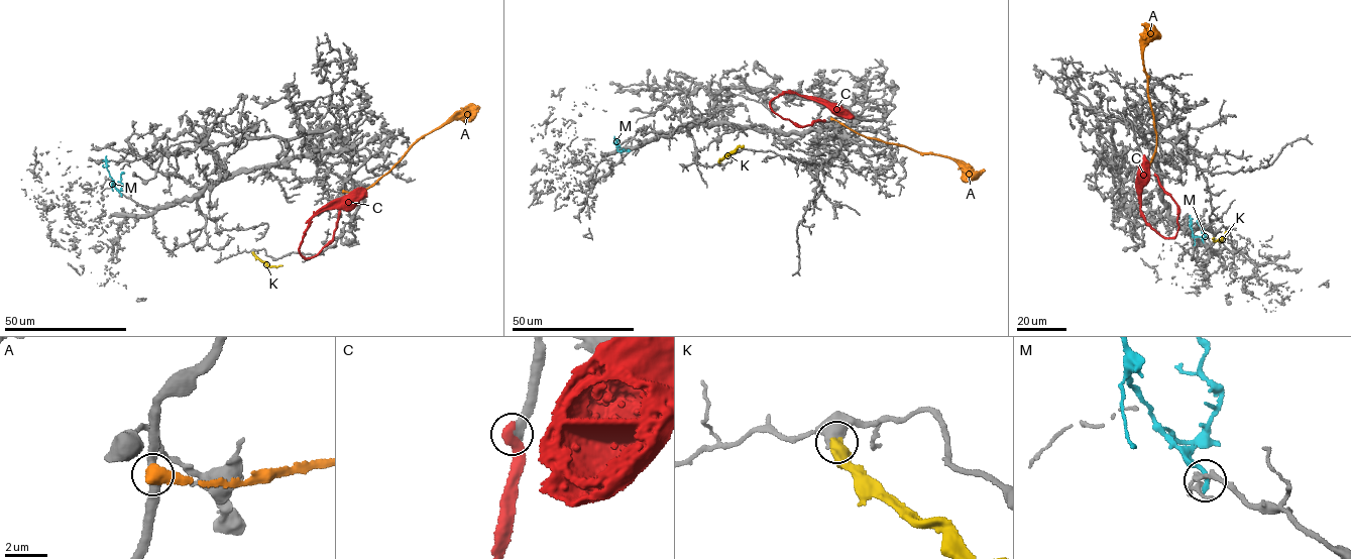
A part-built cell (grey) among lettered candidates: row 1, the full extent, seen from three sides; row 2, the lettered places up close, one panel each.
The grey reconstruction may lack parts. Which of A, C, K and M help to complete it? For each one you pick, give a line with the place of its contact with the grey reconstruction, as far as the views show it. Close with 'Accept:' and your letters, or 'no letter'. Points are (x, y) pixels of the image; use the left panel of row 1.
C: (340, 202)
Accept: C

